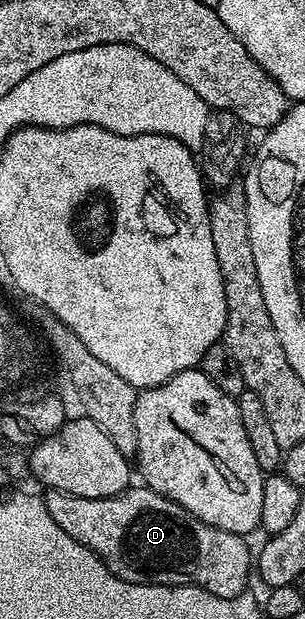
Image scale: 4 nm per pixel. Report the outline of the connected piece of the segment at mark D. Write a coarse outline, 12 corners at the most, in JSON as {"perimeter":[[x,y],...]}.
{"perimeter":[[145,487],[53,492],[56,523],[128,583],[236,598],[241,534]]}

